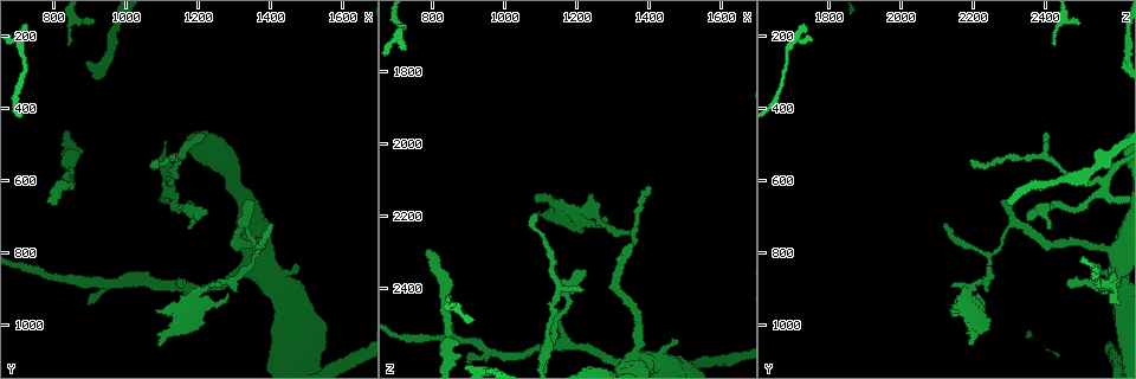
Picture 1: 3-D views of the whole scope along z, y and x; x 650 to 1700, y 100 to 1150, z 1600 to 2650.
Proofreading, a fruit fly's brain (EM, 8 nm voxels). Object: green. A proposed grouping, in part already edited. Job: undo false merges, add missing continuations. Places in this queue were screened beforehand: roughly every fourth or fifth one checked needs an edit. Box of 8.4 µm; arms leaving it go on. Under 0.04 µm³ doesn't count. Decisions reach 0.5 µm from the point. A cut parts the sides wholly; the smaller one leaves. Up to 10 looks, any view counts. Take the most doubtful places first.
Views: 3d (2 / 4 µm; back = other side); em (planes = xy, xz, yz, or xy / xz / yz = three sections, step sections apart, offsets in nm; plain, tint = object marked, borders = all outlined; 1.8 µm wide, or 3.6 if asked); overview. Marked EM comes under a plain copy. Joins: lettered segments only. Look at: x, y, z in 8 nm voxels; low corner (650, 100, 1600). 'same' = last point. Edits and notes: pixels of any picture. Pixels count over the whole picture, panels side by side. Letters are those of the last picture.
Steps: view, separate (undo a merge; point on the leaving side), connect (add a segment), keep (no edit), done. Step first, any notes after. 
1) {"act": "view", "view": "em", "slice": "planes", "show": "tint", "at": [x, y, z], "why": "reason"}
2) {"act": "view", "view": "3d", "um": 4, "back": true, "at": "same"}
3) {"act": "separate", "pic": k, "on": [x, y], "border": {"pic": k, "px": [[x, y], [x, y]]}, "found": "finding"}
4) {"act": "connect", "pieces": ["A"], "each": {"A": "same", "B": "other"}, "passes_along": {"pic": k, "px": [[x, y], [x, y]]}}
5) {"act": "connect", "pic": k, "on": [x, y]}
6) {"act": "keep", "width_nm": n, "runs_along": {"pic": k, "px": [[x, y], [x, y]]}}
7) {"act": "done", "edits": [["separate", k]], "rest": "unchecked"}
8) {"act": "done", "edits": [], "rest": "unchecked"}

{"act": "view", "view": "em", "slice": "xz", "step": 16, "show": "borders", "at": [790, 665, 2285], "why": "an open end"}

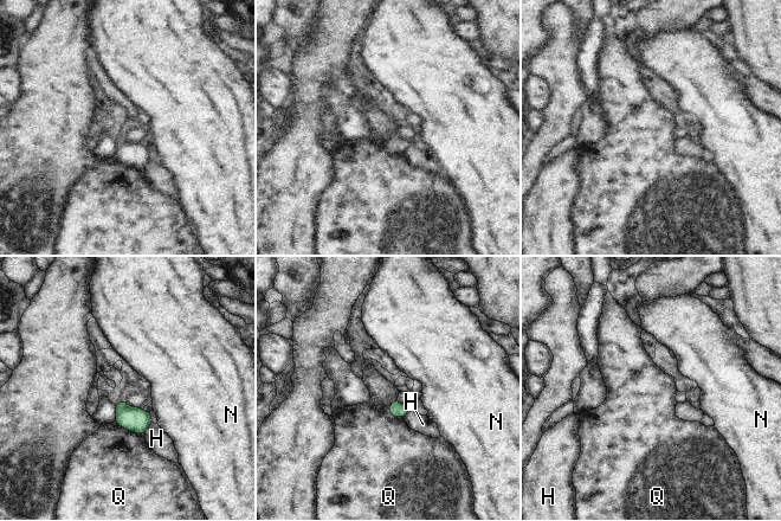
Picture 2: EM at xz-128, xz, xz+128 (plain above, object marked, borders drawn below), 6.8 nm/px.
{"act": "view", "view": "em", "slice": "planes", "show": "borders", "at": "same"}

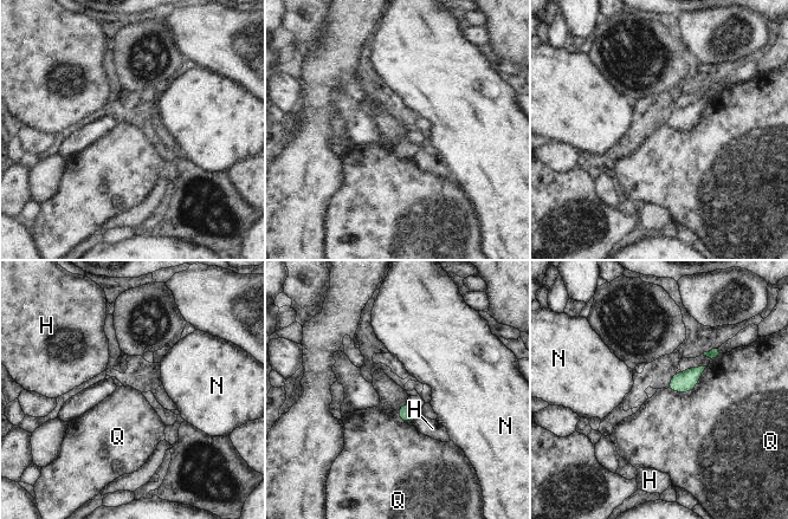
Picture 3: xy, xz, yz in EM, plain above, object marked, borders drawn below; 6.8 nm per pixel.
{"act": "keep", "each": {"H": "other", "N": "other", "Q": "other"}, "border": {"pic": 3, "px": [[706, 367], [689, 391], [667, 388]]}, "found": "no lettered segment goes on from it"}

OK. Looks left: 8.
{"act": "view", "view": "em", "slice": "planes", "show": "tint", "at": [1120, 620, 2560], "why": "branch point"}

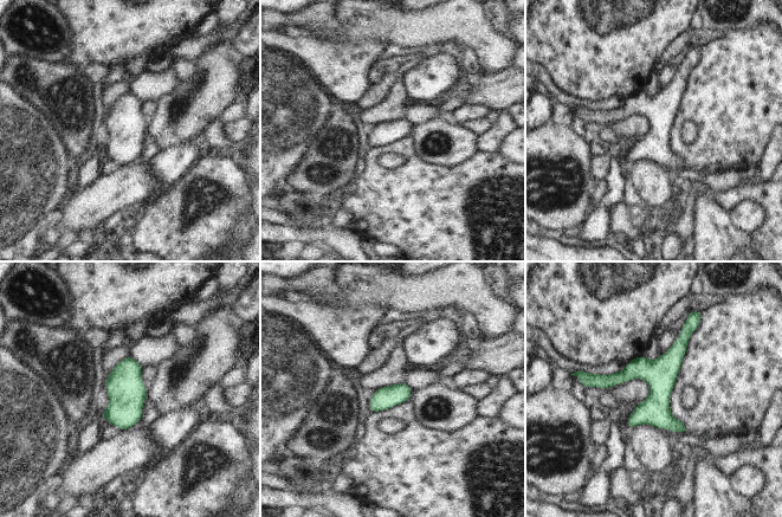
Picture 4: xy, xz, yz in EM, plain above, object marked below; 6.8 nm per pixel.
{"act": "view", "view": "em", "slice": "planes", "show": "borders", "at": "same", "why": "see the neighbours"}

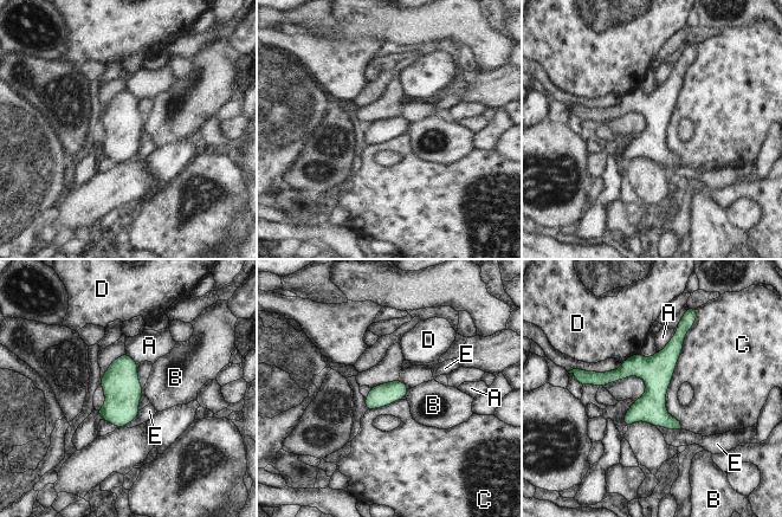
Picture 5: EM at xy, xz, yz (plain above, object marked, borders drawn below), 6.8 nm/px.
{"act": "keep", "each": {"A": "other", "B": "other", "C": "other", "D": "other", "E": "other"}, "border": {"pic": 5, "px": [[696, 321], [666, 393], [682, 428]]}, "found": "one neuron here"}

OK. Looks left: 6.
{"act": "view", "view": "3d", "um": 4, "at": [1140, 895, 2455], "why": "tapers out"}

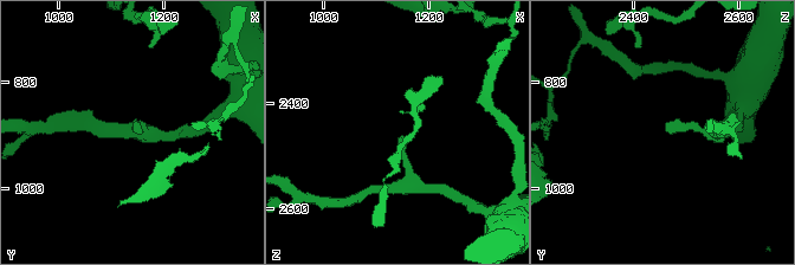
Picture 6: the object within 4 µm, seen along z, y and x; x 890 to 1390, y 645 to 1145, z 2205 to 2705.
{"act": "view", "view": "em", "slice": "planes", "show": "borders", "at": [1145, 885, 2465]}

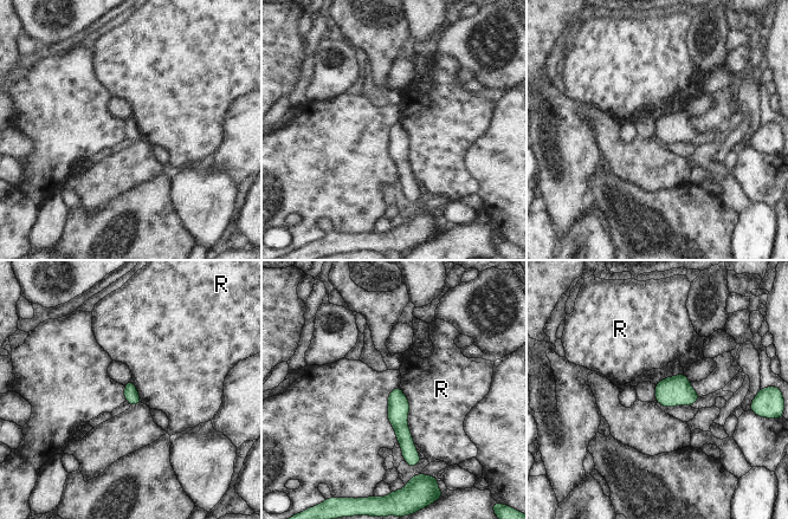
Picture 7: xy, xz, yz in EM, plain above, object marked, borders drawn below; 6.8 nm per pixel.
{"act": "keep", "each": {"R": "other"}, "border": {"pic": 7, "px": [[399, 387], [408, 400], [414, 442]]}, "found": "none of them fits"}

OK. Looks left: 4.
{"act": "view", "view": "em", "slice": "planes", "show": "tint", "at": [1095, 1065, 2195], "why": "tapers out"}

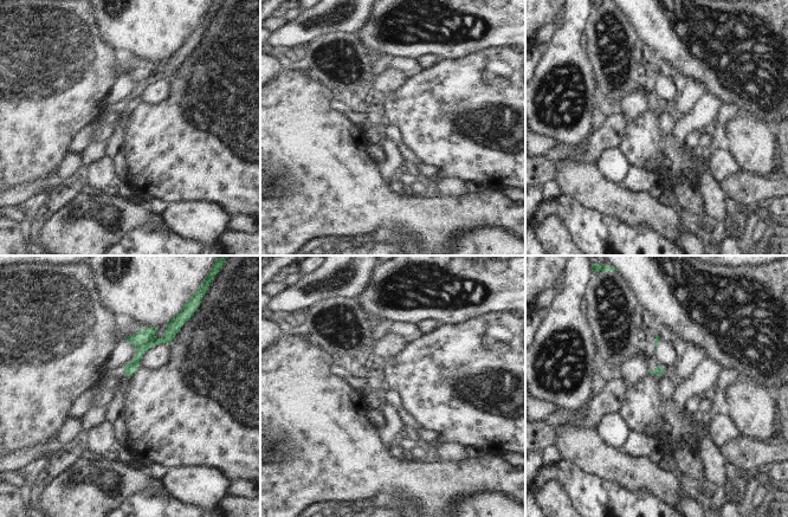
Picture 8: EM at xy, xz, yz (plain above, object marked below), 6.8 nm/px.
{"act": "view", "view": "em", "slice": "planes", "show": "borders", "at": "same"}

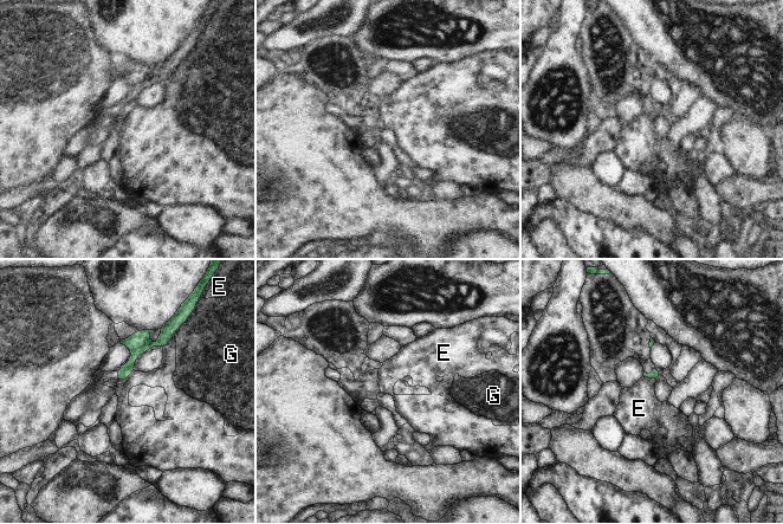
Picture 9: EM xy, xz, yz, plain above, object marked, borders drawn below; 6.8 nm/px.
{"act": "keep", "width_nm": 70, "longest_contact_nm": ["E", 150], "each": {"E": "other", "G": "other"}, "found": "none of them fits"}

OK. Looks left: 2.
{"act": "done", "edits": [], "rest": "unchecked"}

